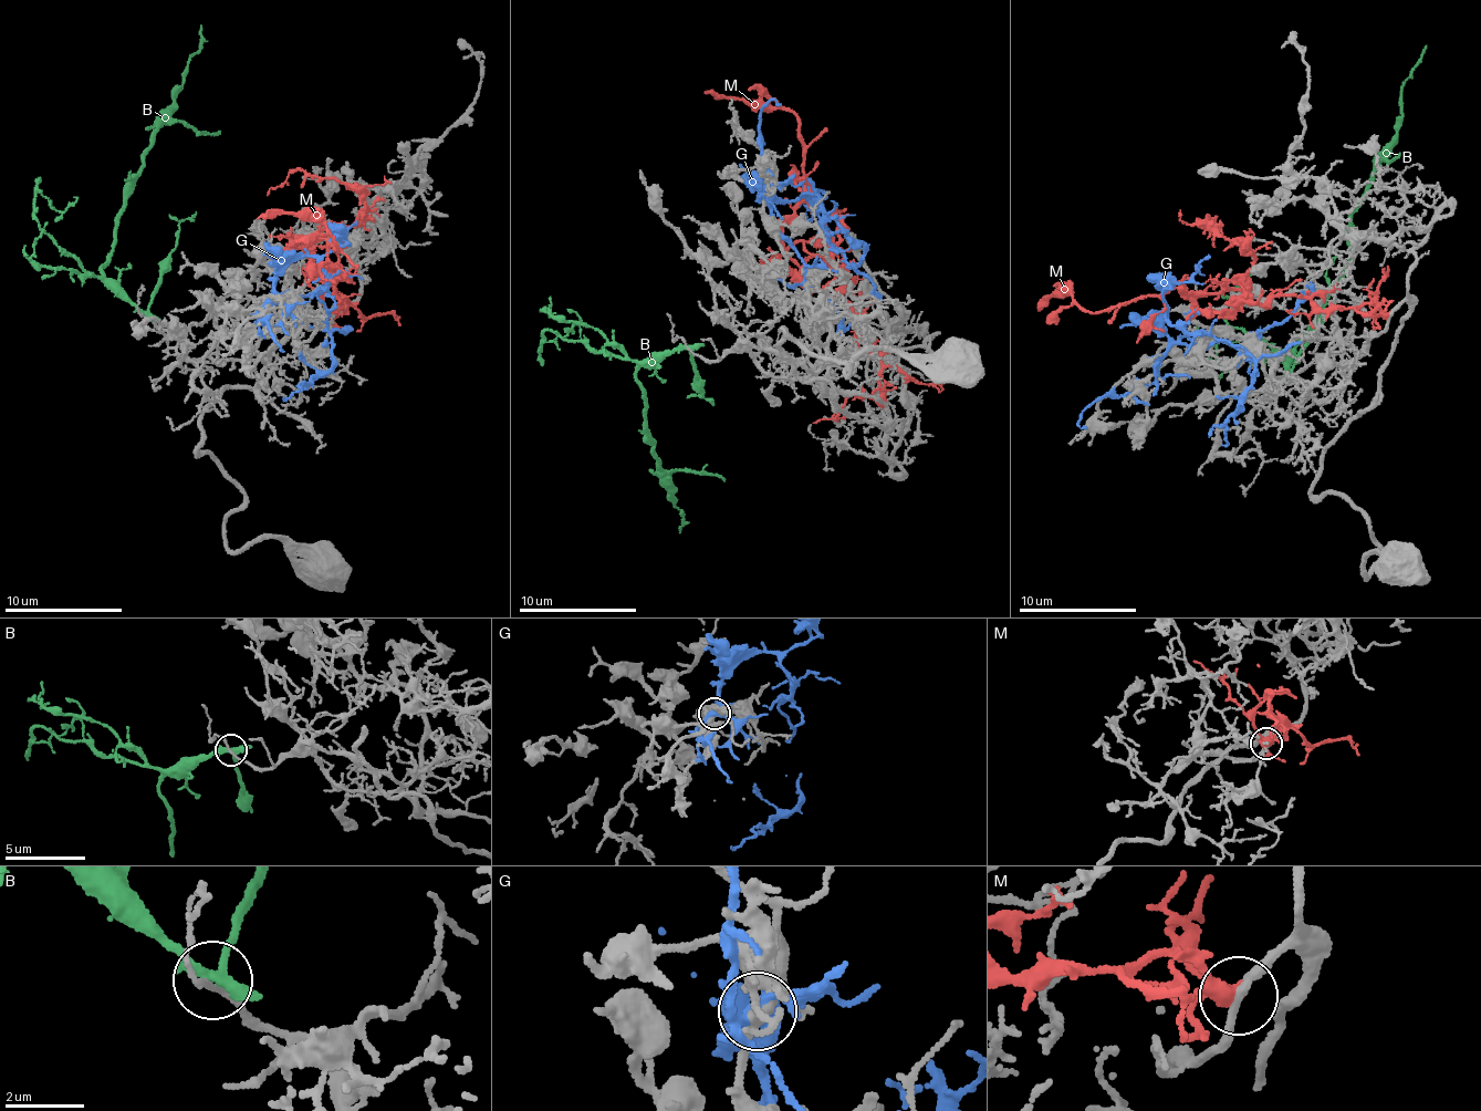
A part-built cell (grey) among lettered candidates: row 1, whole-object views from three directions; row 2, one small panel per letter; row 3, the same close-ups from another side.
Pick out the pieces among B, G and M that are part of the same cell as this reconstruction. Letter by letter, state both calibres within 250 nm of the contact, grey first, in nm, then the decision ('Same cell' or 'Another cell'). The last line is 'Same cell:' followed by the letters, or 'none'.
B: Thickness 140 nm (grey) against 280 nm. Another cell
G: Thickness 240 nm (grey) against 360 nm. Another cell
M: Thickness 240 nm (grey) against 320 nm. Same cell
Same cell: M

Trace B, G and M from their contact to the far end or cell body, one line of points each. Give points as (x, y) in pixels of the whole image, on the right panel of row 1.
B: (1289, 376), (1283, 355), (1314, 323), (1325, 291), (1349, 260), (1353, 207), (1396, 135), (1401, 89), (1427, 45)
G: (1156, 365), (1169, 309), (1175, 324), (1255, 361), (1222, 446)
M: (1389, 314), (1283, 296), (1238, 309), (1236, 289), (1165, 290), (1099, 311), (1068, 294), (1039, 311)

